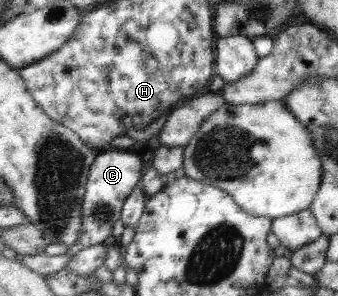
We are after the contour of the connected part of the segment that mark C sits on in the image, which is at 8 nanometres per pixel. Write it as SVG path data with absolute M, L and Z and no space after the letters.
M133 150L107 151L99 153L94 158L84 189L83 203L81 203L83 227L79 229L77 243L67 249L67 254L75 255L84 248L101 245L112 239L113 226L120 219L125 199L140 184L144 169L141 158Z

